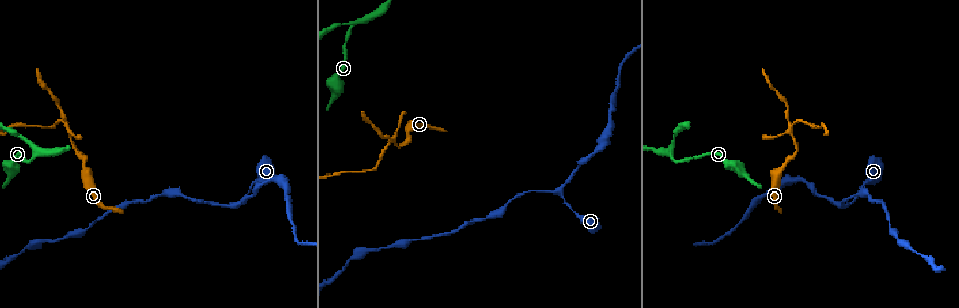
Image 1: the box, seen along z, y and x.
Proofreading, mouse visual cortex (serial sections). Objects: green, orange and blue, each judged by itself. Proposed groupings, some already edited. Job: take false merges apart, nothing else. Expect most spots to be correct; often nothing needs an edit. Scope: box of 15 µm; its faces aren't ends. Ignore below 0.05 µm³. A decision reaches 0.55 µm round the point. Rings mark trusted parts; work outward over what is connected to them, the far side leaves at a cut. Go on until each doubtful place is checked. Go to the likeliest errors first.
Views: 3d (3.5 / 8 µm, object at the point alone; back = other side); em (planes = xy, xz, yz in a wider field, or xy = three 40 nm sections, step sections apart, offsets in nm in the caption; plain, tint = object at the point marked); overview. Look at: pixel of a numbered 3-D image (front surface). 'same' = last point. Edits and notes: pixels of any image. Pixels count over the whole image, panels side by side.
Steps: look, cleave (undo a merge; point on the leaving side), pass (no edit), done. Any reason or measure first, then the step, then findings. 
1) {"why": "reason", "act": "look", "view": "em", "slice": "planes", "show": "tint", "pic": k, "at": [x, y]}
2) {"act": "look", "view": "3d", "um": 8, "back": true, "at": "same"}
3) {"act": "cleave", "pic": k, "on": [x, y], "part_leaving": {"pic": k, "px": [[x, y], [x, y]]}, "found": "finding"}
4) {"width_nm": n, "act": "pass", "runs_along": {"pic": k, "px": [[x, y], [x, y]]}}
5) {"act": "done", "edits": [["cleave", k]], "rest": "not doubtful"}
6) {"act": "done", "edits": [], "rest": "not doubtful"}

{"why": "side arm on a straight run", "act": "look", "view": "3d", "um": 8, "pic": 1, "at": [68, 125]}

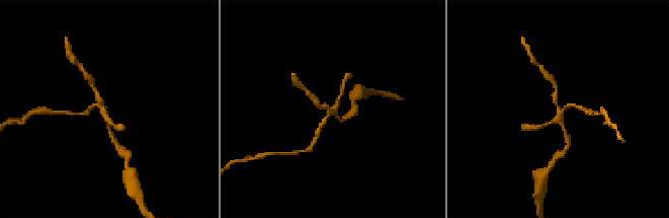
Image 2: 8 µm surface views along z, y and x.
{"act": "look", "view": "3d", "um": 3.5, "pic": 2, "at": [561, 114]}

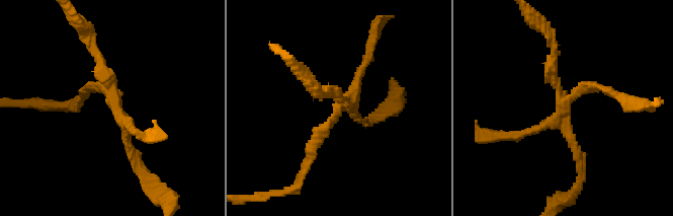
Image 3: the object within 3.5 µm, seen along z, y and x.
{"act": "look", "view": "em", "slice": "xy", "step": 3, "show": "tint", "pic": 3, "at": [338, 104]}

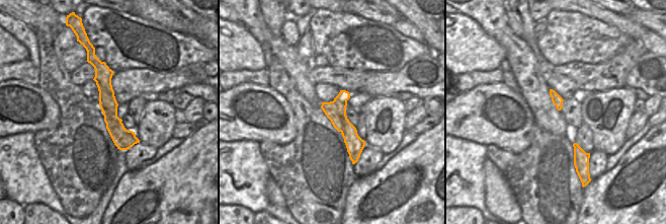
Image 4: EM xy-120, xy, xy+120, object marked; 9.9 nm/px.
{"act": "cleave", "pic": 3, "on": [323, 133], "border": {"pic": 4, "px": [[333, 100], [343, 125], [341, 132]]}, "found": "two cells meet here"}

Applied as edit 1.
{"why": "three-way junction", "act": "look", "view": "3d", "um": 3.5, "pic": 1, "at": [843, 207]}

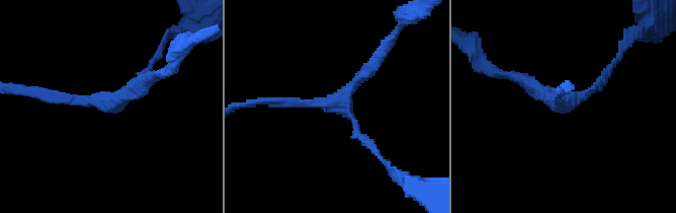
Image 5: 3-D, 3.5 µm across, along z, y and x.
{"arms": 3, "arm_widths_nm": [150, 150, 200], "why": "shape alone is not enough", "act": "look", "view": "em", "slice": "planes", "show": "tint", "pic": 5, "at": [559, 105]}

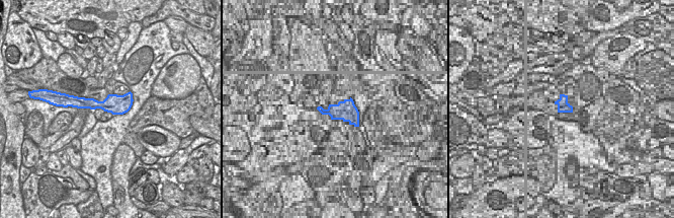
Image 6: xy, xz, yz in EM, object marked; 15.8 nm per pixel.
{"act": "pass", "runs_along": {"pic": 5, "px": [[373, 150], [339, 103], [270, 100]]}, "found": "continuous, no second cell"}

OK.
{"why": "three arms meet", "act": "look", "view": "3d", "um": 3.5, "pic": 1, "at": [363, 20]}

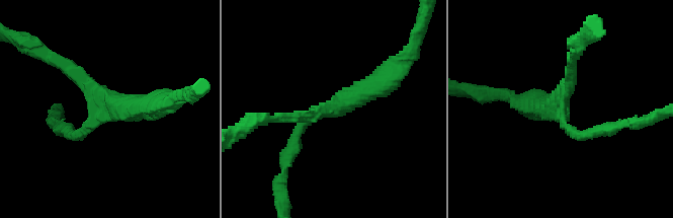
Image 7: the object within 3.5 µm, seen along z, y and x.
{"arms": 3, "arm_widths_nm": [150, 200, 350], "act": "look", "view": "em", "slice": "xy", "step": 3, "show": "tint", "pic": 7, "at": [564, 107]}

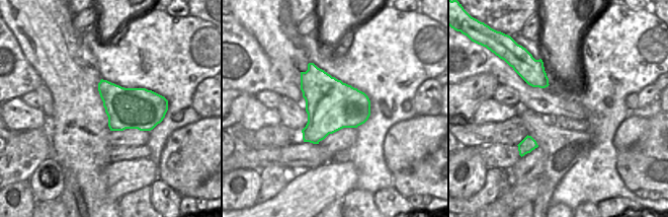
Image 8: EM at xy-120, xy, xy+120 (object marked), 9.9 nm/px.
{"width_nm": 500, "act": "pass", "runs_along": {"pic": 7, "px": [[293, 143], [318, 108], [393, 75]]}, "found": "all the same cell"}

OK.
{"act": "done", "edits": [["cleave", 3]], "rest": "not doubtful"}

